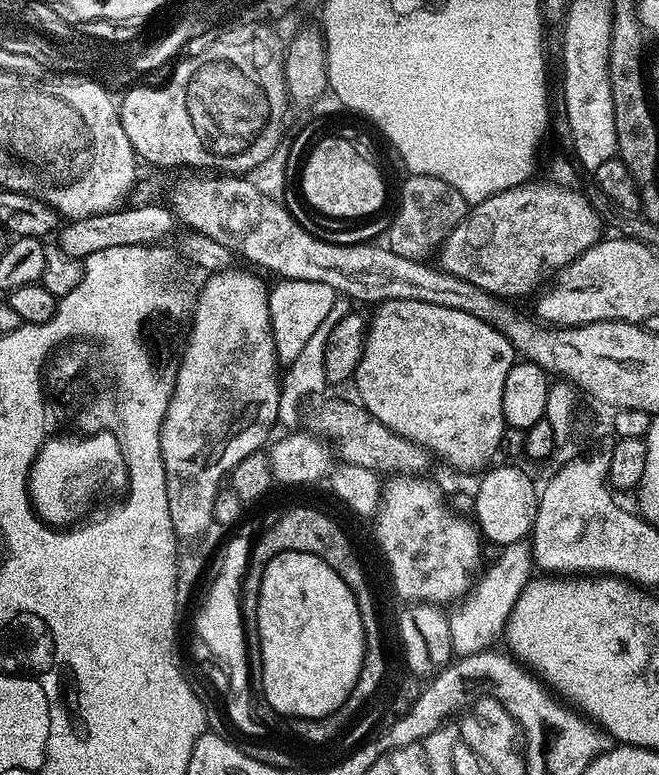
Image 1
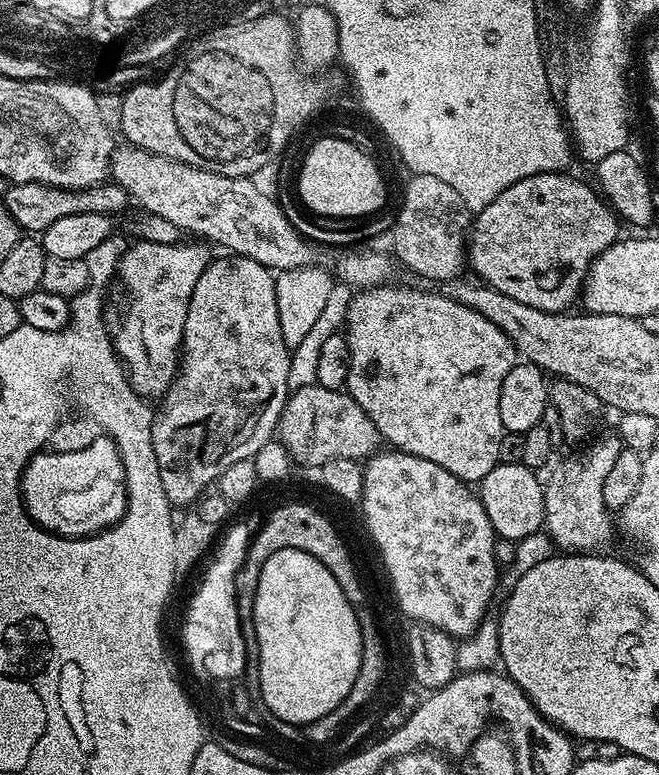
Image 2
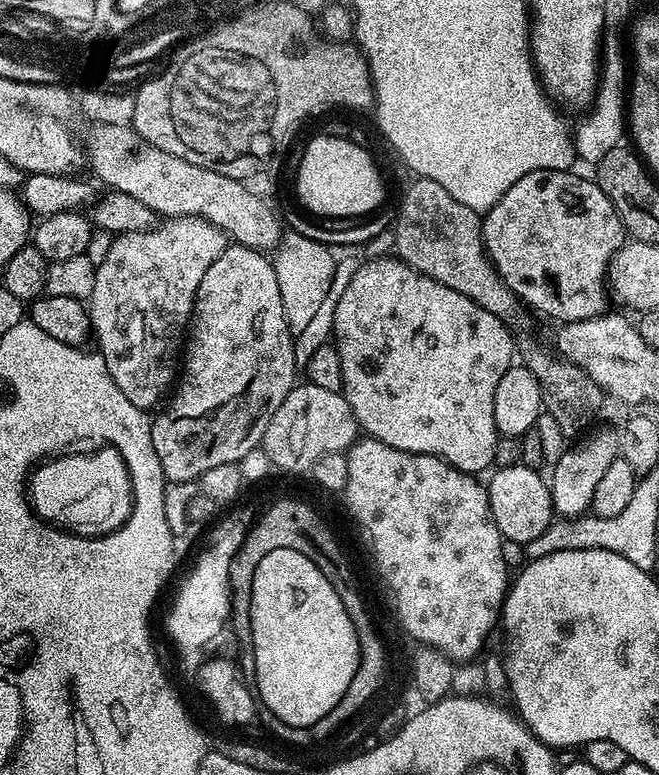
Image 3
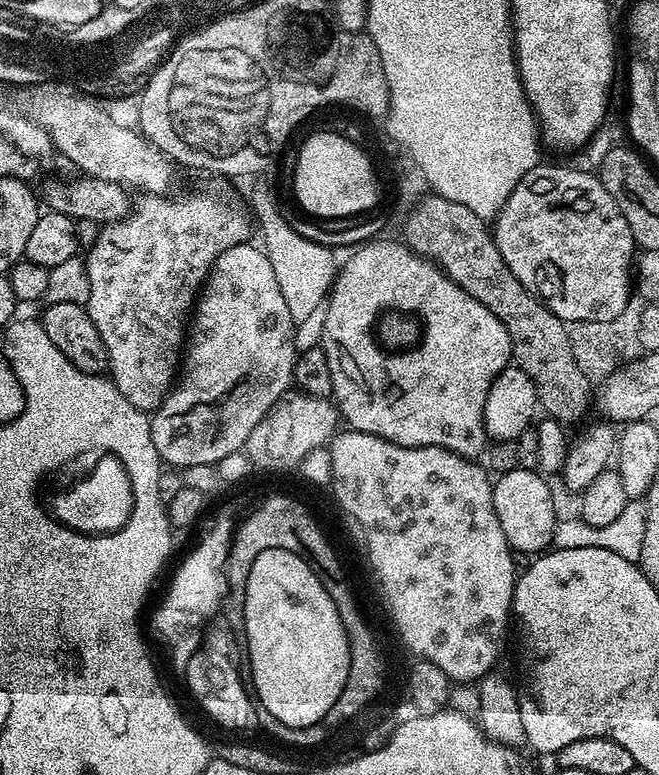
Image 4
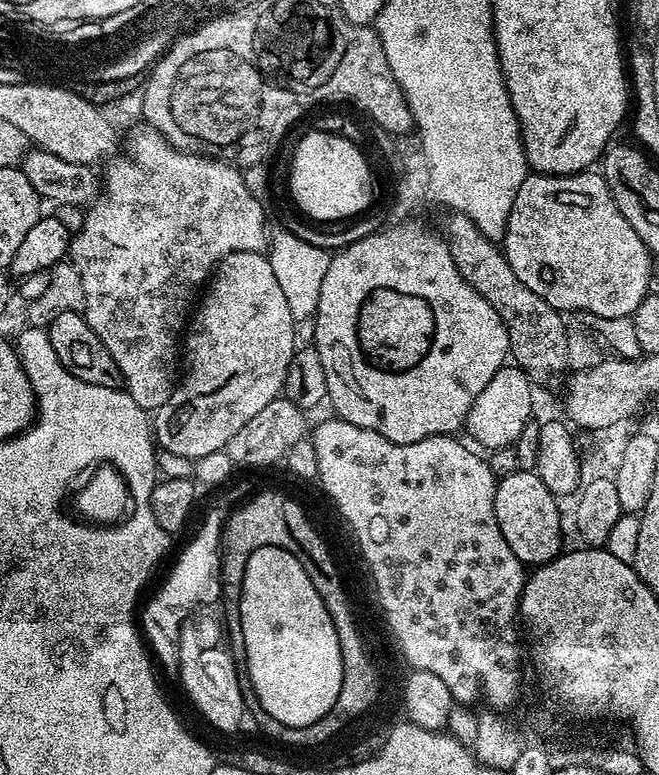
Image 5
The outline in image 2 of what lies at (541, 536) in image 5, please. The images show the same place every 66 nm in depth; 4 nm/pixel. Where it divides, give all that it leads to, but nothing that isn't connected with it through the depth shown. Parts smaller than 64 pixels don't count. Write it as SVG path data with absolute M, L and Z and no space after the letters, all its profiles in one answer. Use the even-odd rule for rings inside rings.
M499 463L494 466L494 470L490 470L490 474L486 474L484 480L479 481L478 495L480 501L490 518L492 529L501 541L509 540L509 542L515 542L544 528L544 484L541 477L539 480L536 476L539 475L524 464Z

